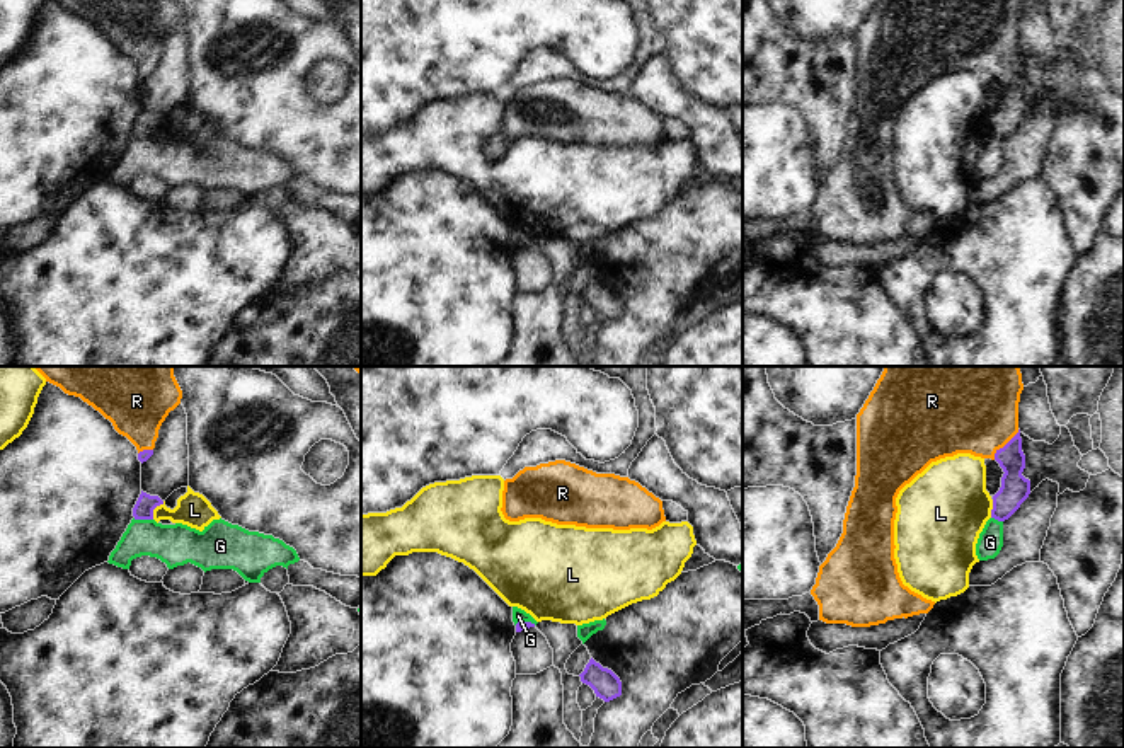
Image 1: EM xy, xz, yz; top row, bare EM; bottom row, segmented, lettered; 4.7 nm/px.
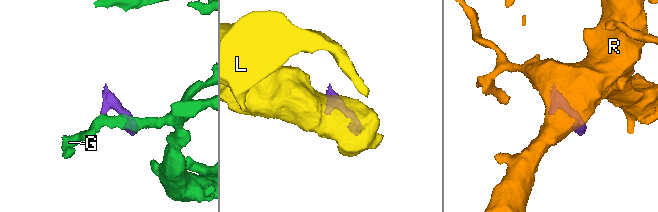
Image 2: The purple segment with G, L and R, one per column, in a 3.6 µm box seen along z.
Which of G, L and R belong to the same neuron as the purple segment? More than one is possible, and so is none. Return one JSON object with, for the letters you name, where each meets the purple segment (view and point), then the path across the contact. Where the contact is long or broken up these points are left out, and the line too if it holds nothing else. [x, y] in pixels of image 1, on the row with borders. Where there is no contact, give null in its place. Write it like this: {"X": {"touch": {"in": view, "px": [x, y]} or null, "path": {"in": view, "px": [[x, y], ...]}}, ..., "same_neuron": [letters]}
{"R": {"touch": {"in": "yz", "px": [1005, 445]}, "path": {"in": "yz", "px": [[1015, 488], [1012, 459], [1005, 445], [971, 404]]}}, "same_neuron": ["R"]}

